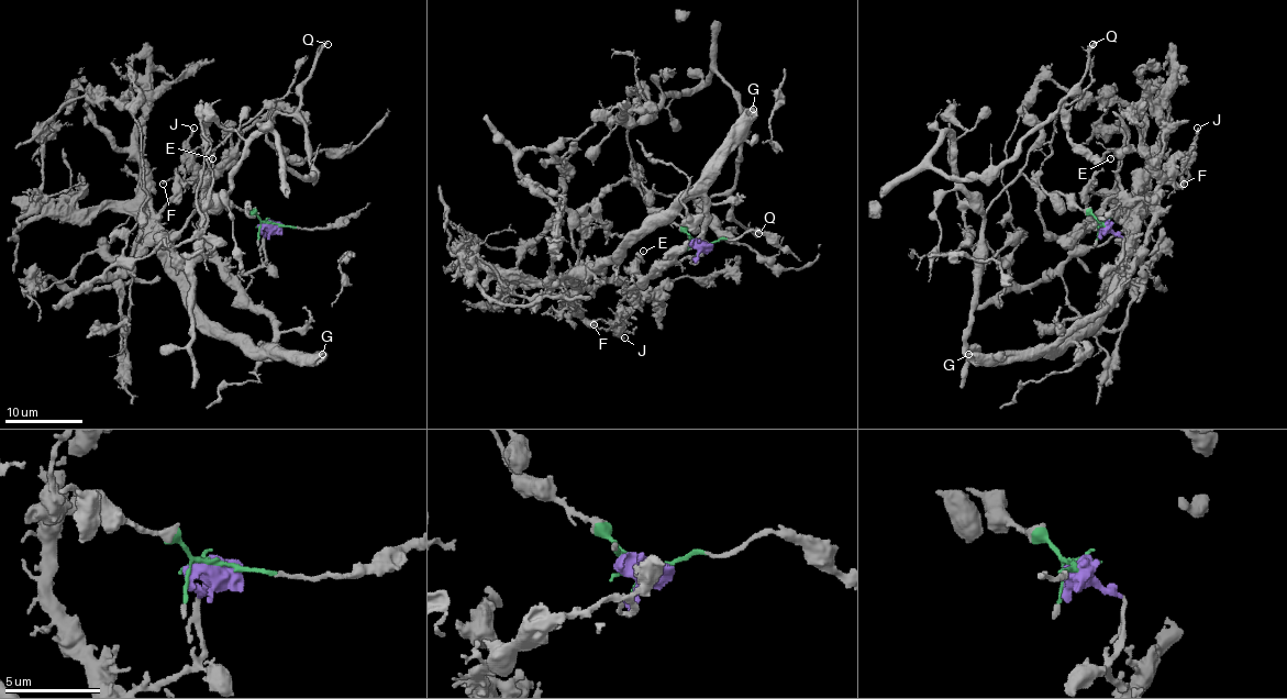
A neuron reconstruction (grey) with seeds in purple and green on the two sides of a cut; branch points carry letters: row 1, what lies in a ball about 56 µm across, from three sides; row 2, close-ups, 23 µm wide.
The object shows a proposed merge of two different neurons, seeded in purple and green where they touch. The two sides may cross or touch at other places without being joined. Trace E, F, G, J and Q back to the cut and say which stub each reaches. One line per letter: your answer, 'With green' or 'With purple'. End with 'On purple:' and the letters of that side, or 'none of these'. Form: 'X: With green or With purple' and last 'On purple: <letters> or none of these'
E: With purple
F: With purple
G: With purple
J: With purple
Q: With green
On purple: E, F, G, J

